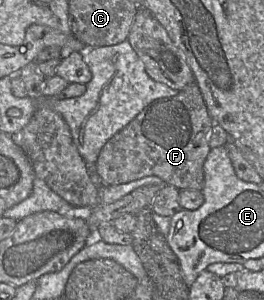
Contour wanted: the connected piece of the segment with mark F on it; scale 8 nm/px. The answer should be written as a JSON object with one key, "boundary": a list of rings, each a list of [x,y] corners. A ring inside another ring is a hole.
{"boundary":[[[196,82],[175,96],[152,102],[101,149],[96,173],[102,186],[157,176],[179,190],[203,190],[204,163],[211,151],[209,140],[214,124]]]}

